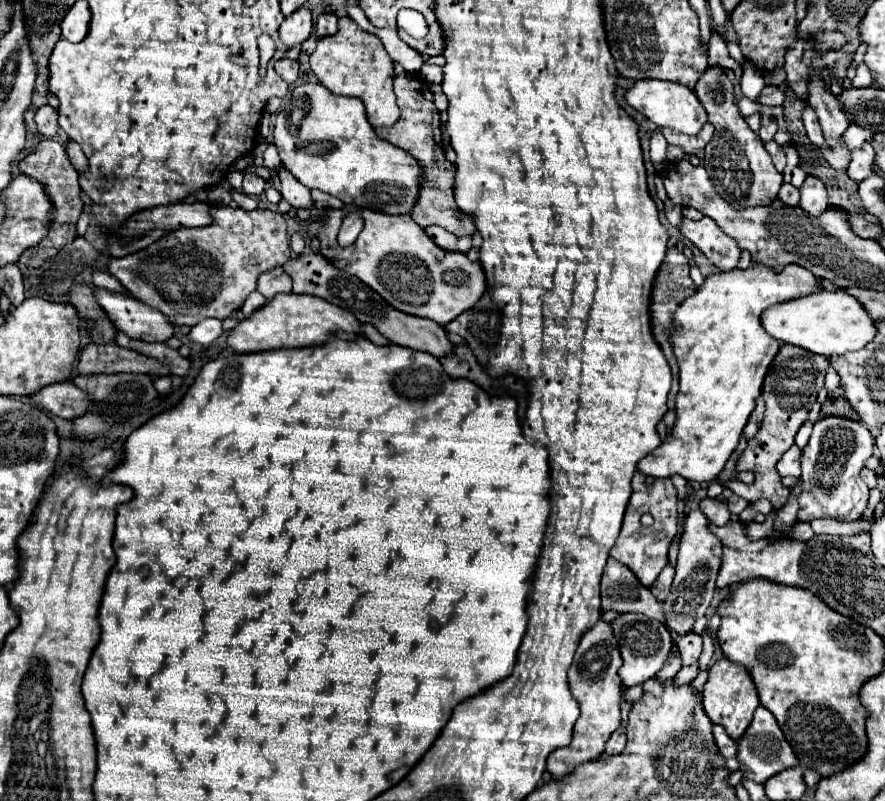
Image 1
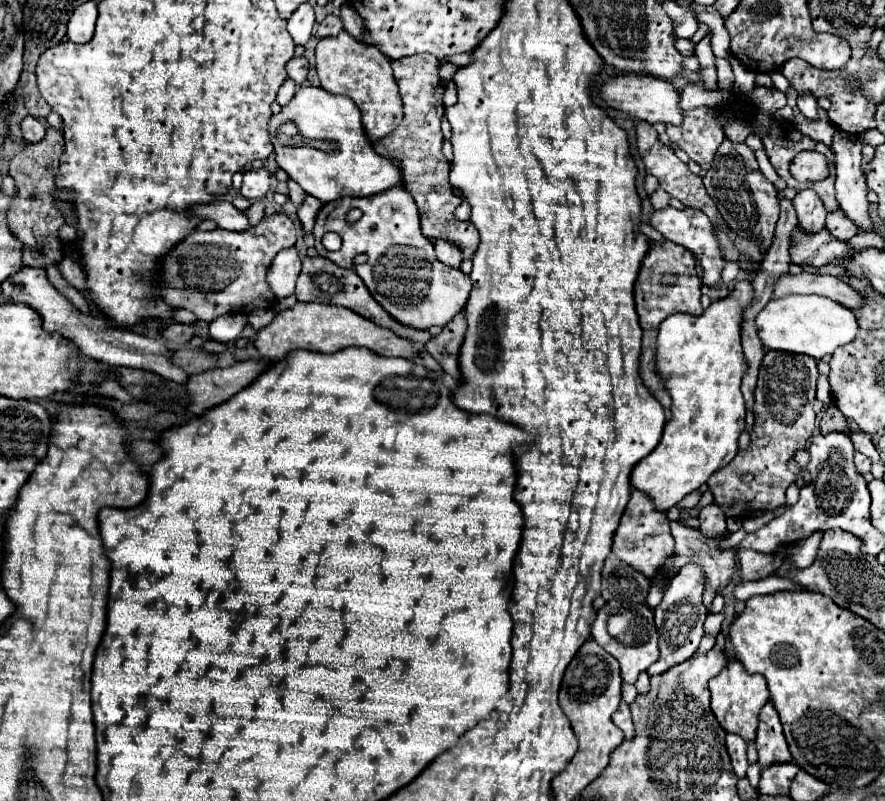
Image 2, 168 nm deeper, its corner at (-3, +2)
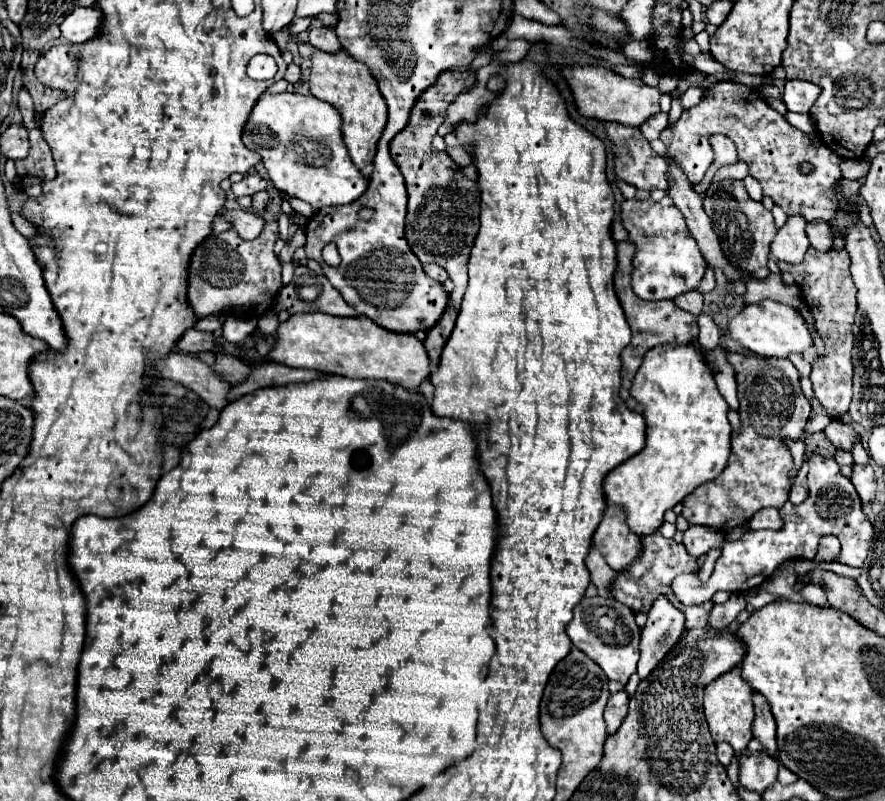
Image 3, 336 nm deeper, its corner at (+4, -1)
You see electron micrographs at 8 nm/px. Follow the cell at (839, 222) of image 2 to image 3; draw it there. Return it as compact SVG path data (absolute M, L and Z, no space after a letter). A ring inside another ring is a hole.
M811 221L807 223L807 239L809 239L809 245L817 251L829 251L831 243L833 243L833 237L831 237L831 229L825 221Z

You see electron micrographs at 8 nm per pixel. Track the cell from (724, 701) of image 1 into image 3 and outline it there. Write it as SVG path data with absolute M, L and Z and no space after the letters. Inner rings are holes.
M739 667L727 671L725 675L717 677L713 683L705 687L705 699L703 699L703 713L711 731L711 737L715 743L727 741L735 753L743 753L747 749L747 743L753 739L751 725L753 725L753 703L751 703L753 689L743 681Z

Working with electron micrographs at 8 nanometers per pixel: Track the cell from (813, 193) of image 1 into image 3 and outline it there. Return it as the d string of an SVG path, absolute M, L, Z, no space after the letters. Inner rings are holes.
M793 215L787 223L777 231L777 237L771 243L771 257L785 263L801 263L805 251L809 249L809 241L805 235L807 221L801 215Z

